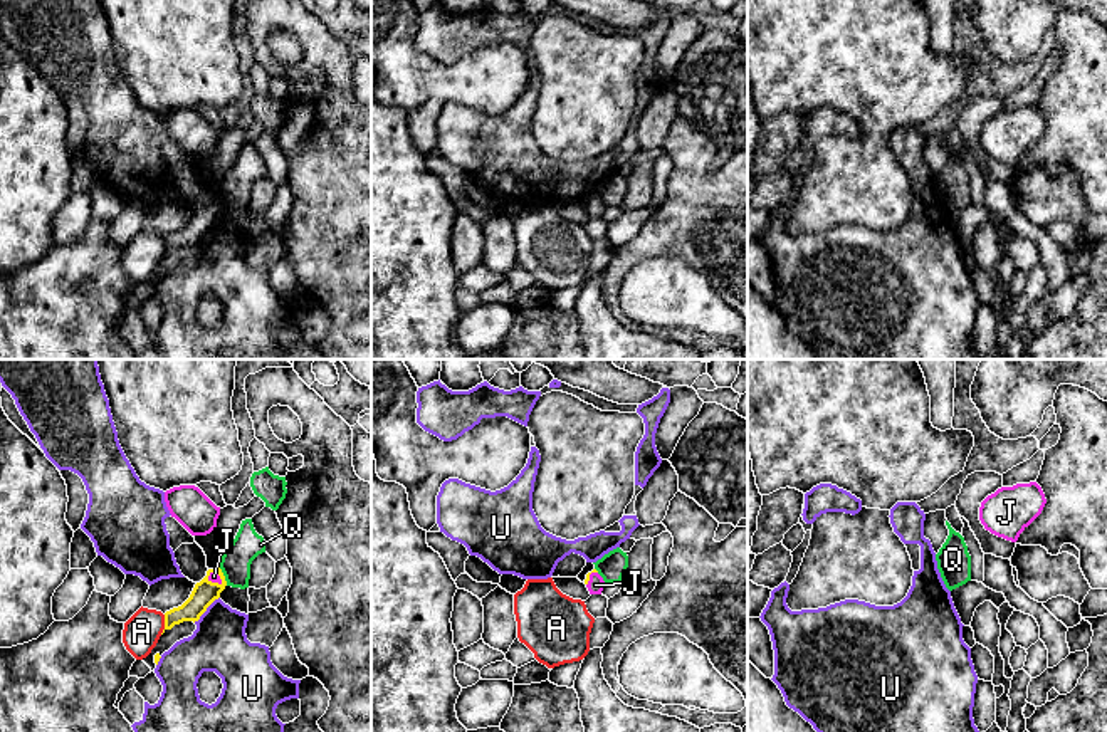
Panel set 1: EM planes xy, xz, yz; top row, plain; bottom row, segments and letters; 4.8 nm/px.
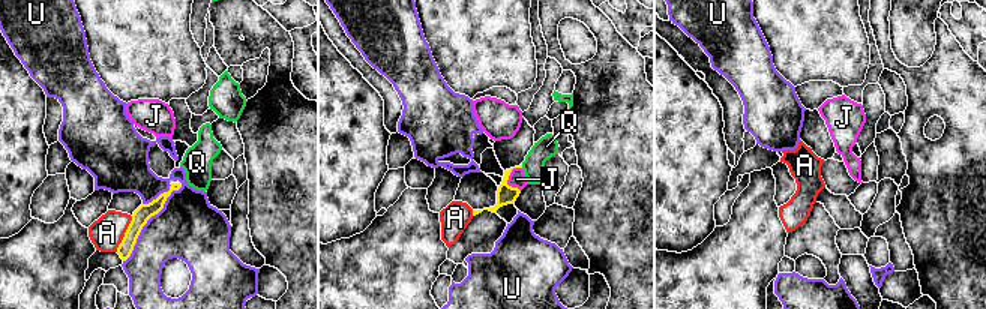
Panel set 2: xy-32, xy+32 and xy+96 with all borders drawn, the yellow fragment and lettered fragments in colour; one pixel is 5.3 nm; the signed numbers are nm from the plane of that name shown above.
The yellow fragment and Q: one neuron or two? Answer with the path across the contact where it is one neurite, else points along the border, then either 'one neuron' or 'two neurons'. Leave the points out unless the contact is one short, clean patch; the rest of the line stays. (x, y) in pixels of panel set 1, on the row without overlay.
along xy (219, 190), (227, 209) | two neurons

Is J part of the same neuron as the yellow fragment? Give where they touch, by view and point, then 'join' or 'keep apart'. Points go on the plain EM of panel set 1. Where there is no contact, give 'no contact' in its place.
xy (217, 197) | join

